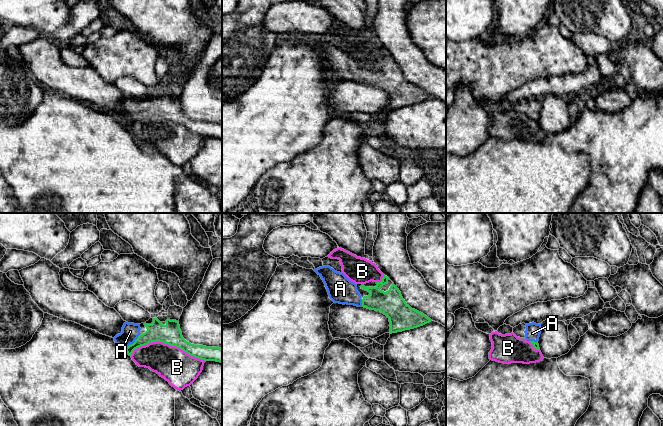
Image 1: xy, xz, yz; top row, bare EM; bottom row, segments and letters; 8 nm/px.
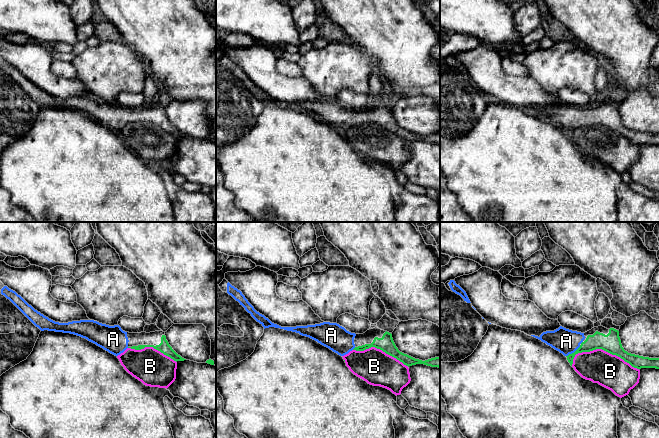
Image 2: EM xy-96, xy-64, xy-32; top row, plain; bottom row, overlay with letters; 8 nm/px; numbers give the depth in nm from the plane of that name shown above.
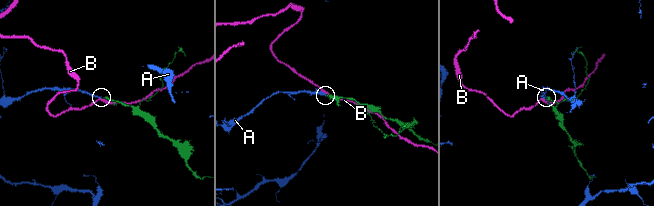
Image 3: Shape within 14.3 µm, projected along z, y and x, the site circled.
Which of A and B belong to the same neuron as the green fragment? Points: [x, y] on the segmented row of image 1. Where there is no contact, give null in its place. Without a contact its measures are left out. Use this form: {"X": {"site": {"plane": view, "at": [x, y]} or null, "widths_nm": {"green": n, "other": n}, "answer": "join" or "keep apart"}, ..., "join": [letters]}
{"A": {"site": {"plane": "xy", "at": [134, 342]}, "widths_nm": {"green": 150, "other": 140}, "answer": "join"}, "B": {"site": {"plane": "xy", "at": [167, 343]}, "widths_nm": {"green": 170, "other": 280}, "answer": "keep apart"}, "join": ["A"]}

